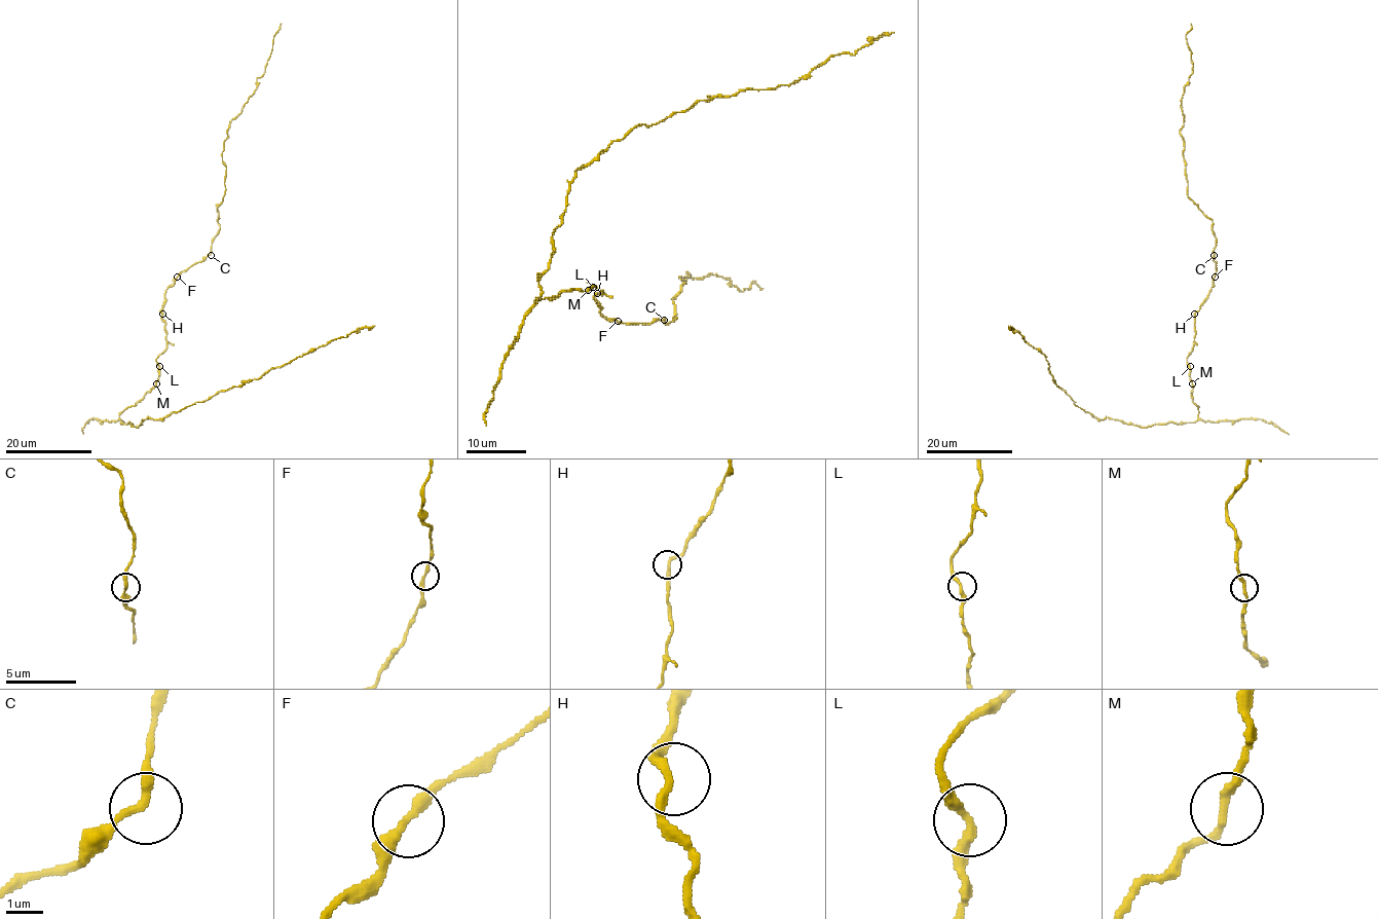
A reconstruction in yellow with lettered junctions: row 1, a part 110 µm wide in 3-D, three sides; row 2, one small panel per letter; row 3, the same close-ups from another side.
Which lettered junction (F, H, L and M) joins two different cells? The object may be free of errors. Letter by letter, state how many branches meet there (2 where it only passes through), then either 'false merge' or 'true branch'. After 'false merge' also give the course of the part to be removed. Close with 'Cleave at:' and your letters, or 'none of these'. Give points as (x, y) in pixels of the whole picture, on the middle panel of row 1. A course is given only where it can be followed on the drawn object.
F: 2 branches meet; true branch
H: 2 branches meet; true branch
L: 2 branches meet; true branch
M: 2 branches meet; true branch
Cleave at: none of these

